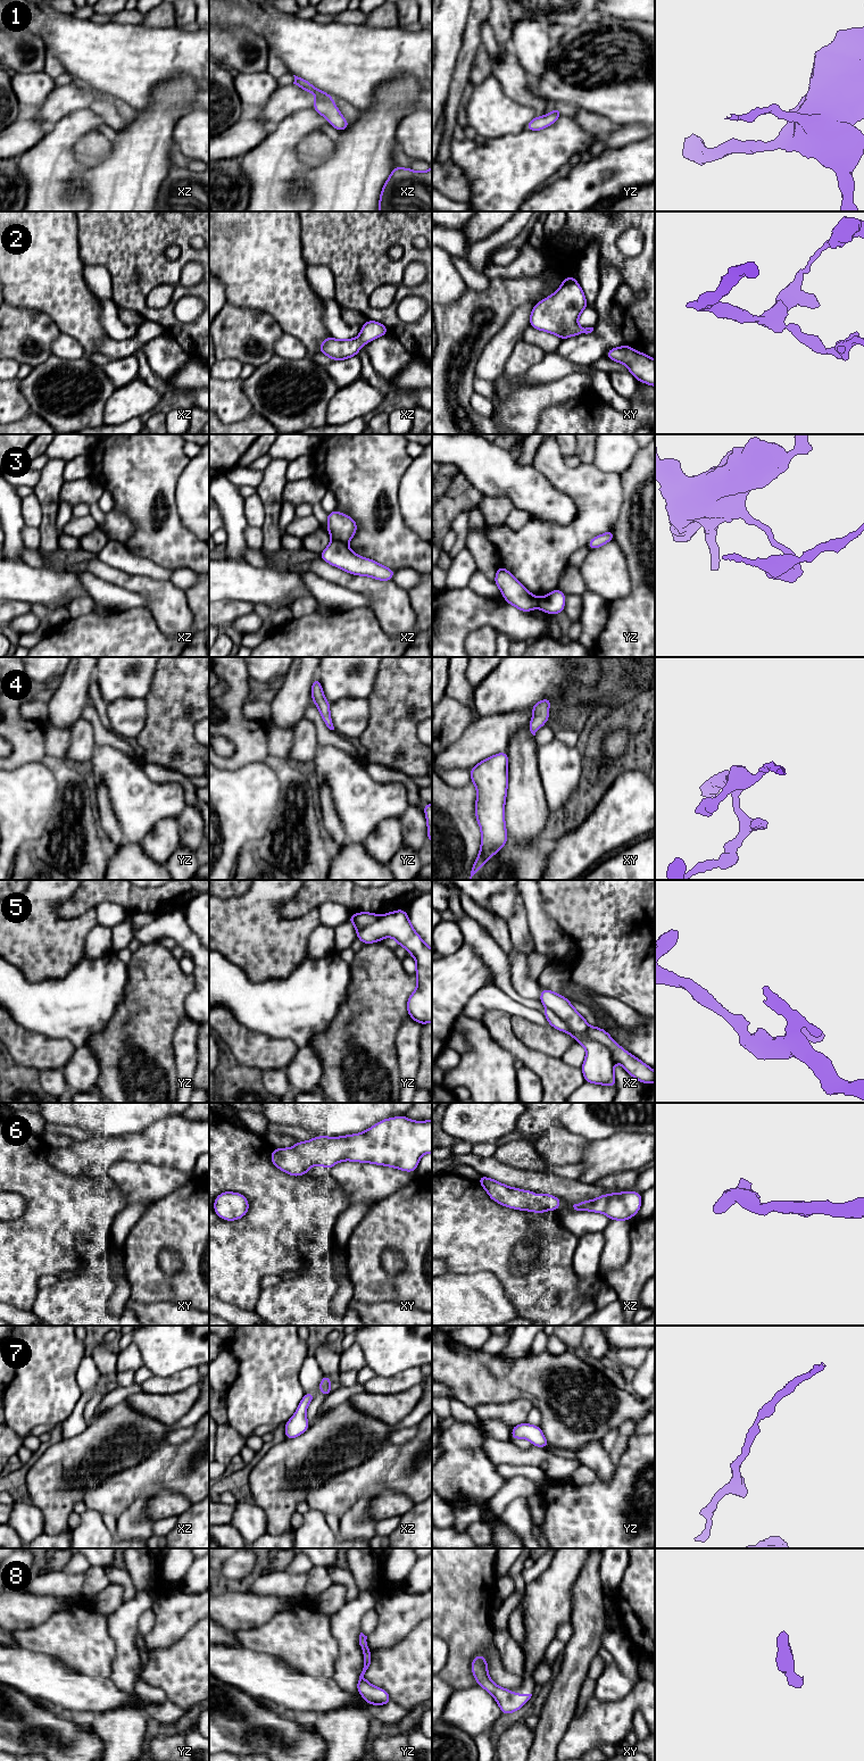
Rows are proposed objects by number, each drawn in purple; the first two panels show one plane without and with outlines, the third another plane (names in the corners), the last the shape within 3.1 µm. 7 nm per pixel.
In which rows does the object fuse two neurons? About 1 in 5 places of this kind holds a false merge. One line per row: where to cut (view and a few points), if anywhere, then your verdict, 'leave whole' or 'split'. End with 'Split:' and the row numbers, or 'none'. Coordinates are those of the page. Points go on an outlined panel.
1: cut none; leave whole
2: cut none; leave whole
3: cut xz (332, 538), (346, 543); split
4: cut none; leave whole
5: cut xz (588, 1027), (587, 1035), (601, 1043), (615, 1061); split
6: cut none; leave whole
7: cut none; leave whole
8: cut none; leave whole
Split: 3, 5

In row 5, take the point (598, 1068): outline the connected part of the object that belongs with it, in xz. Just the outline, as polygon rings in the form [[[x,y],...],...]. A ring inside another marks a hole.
[[[541,988],[539,1000],[567,1023],[575,1035],[575,1040],[585,1048],[587,1055],[581,1066],[585,1082],[616,1087],[614,1074],[615,1061],[612,1052],[605,1045],[591,1040],[587,1036],[589,1024],[572,1006],[571,1002],[566,997],[546,988]]]

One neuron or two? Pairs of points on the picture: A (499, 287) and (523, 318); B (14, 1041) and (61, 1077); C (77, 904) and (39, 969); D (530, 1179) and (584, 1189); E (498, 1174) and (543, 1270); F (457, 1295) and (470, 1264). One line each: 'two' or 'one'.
A: two
B: two
C: two
D: one
E: two
F: two

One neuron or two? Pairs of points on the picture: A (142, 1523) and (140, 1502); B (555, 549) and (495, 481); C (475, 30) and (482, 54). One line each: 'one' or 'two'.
A: one
B: two
C: two

